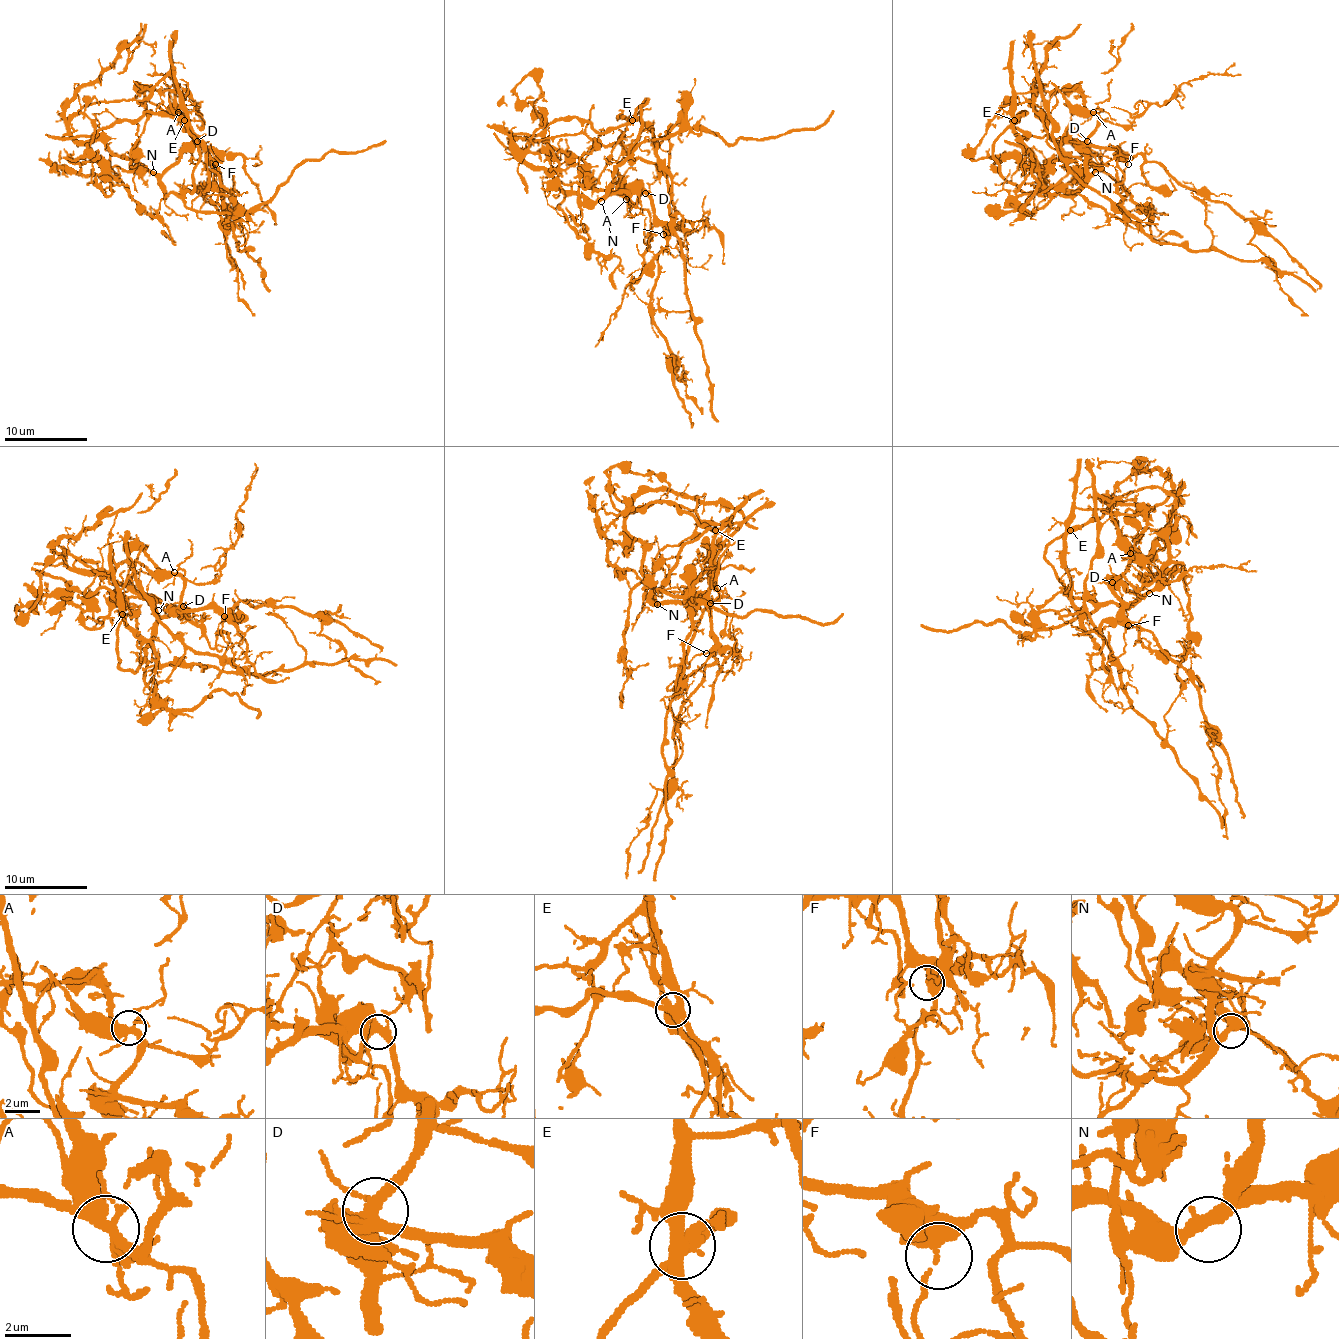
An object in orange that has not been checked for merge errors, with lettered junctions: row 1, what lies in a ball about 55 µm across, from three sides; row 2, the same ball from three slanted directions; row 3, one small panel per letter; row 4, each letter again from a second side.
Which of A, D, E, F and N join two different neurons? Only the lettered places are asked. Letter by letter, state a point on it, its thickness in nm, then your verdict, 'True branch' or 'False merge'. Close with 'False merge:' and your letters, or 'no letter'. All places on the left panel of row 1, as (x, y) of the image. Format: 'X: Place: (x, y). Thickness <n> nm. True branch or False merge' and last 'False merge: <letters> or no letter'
A: Place: (178, 112). Thickness 400 nm. True branch
D: Place: (197, 141). Thickness 380 nm. True branch
E: Place: (184, 120). Thickness 440 nm. False merge
F: Place: (215, 164). Thickness 320 nm. False merge
N: Place: (153, 172). Thickness 360 nm. True branch
False merge: E, F

